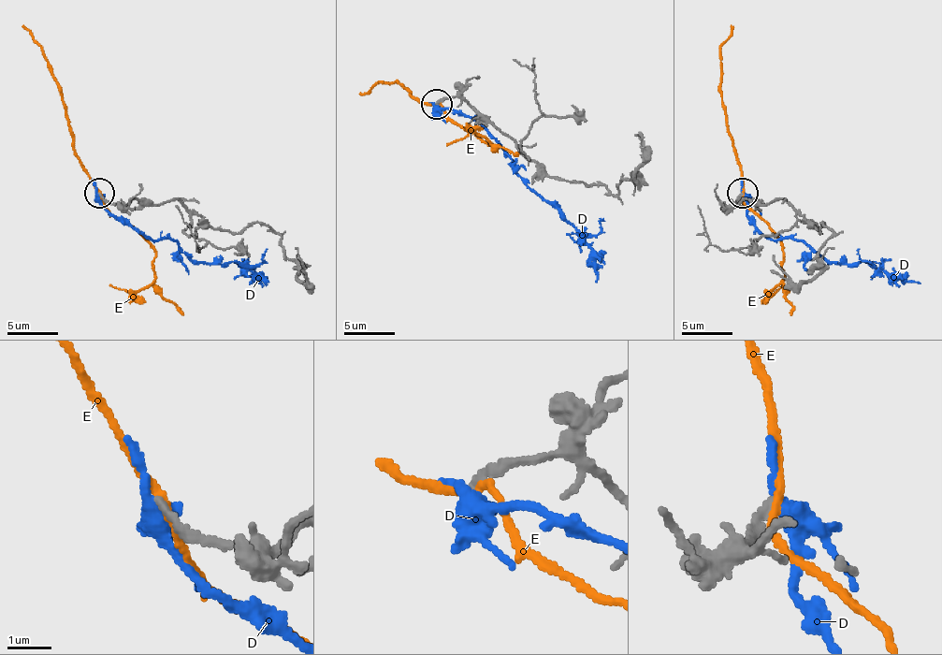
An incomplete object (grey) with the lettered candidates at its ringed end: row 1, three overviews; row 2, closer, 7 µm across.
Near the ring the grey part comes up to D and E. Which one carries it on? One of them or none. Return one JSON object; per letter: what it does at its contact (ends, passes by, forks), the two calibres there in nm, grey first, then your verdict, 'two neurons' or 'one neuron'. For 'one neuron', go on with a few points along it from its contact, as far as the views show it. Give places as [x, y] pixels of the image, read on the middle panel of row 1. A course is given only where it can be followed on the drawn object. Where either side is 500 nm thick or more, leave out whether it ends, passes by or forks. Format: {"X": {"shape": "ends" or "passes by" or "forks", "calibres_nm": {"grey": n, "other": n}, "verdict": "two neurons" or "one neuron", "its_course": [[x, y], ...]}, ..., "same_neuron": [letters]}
{"D": {"shape": "passes by", "calibres_nm": {"grey": 180, "other": 400}, "verdict": "two neurons"}, "E": {"shape": "passes by", "calibres_nm": {"grey": 240, "other": 160}, "verdict": "two neurons"}, "same_neuron": []}

